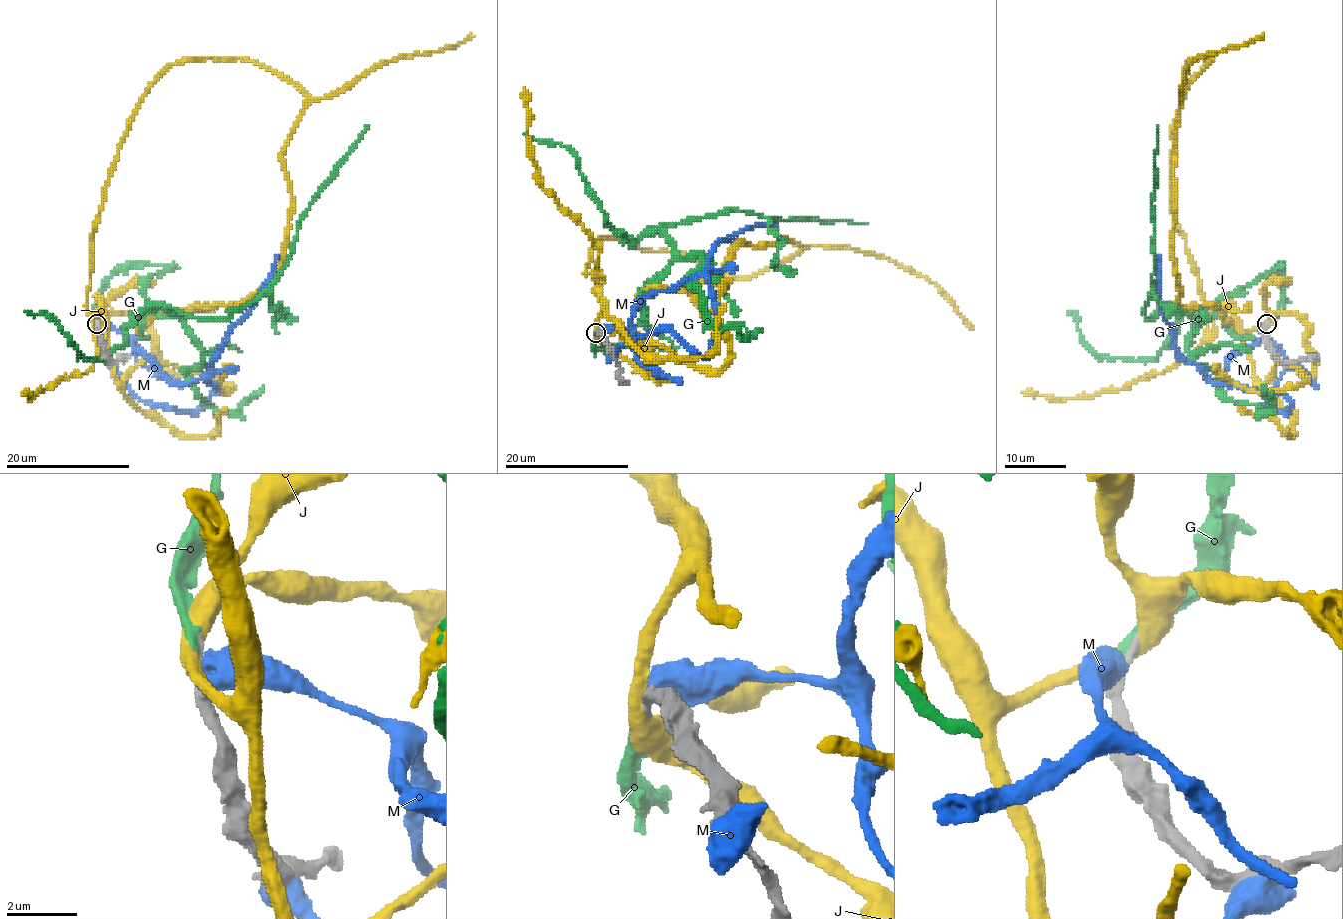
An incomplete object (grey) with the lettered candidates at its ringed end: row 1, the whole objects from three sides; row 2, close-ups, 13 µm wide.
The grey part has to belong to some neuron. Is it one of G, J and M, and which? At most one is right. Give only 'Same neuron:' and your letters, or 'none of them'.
Same neuron: G

